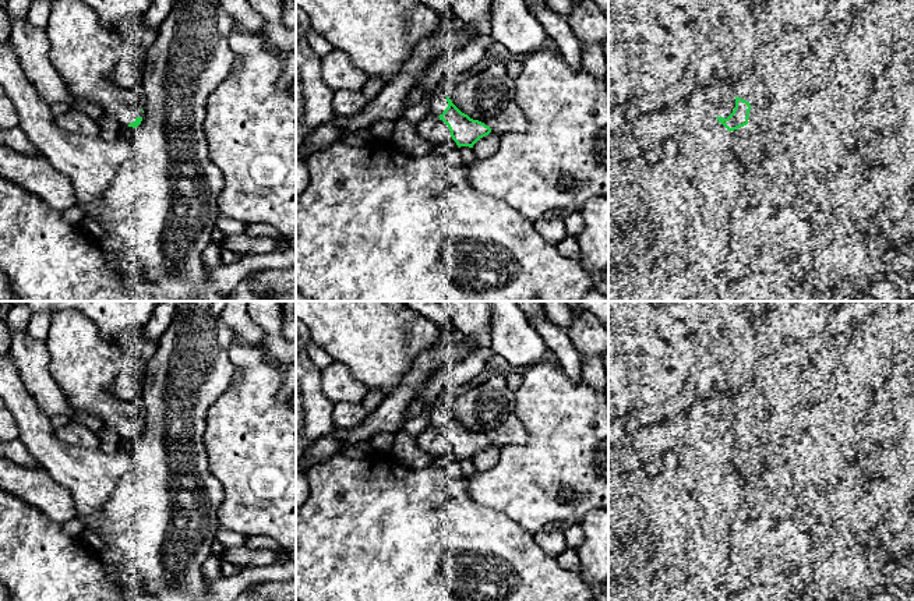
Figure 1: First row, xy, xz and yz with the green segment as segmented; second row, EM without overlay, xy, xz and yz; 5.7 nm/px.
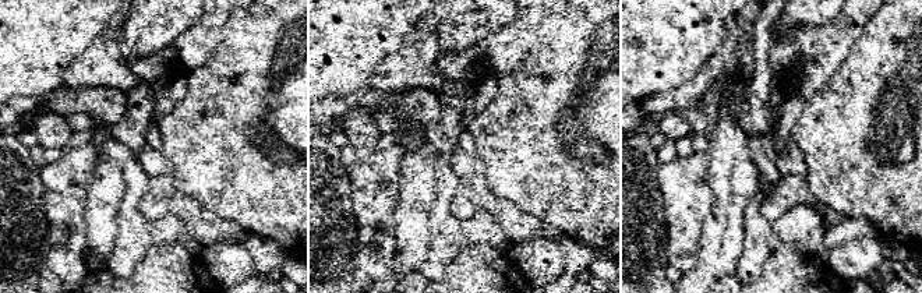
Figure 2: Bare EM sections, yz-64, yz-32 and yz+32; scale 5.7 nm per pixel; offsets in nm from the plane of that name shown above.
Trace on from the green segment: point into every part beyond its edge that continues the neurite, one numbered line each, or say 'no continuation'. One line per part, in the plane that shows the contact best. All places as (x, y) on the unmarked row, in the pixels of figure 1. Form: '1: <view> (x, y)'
1: yz (720, 416)

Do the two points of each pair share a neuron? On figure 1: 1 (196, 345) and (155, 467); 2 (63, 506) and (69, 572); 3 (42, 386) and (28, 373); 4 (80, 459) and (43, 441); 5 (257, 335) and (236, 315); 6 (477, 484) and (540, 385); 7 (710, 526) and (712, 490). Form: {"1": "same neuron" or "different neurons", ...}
{"1": "same neuron", "2": "different neurons", "3": "same neuron", "4": "same neuron", "5": "same neuron", "6": "same neuron", "7": "same neuron"}

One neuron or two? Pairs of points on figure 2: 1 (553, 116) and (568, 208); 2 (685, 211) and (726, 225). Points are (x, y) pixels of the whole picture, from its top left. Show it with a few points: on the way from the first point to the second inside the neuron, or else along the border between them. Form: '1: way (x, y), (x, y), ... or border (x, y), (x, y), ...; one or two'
1: way (560, 138), (561, 151), (568, 158), (568, 186); one
2: border (709, 186), (710, 209), (702, 225), (698, 250); two

